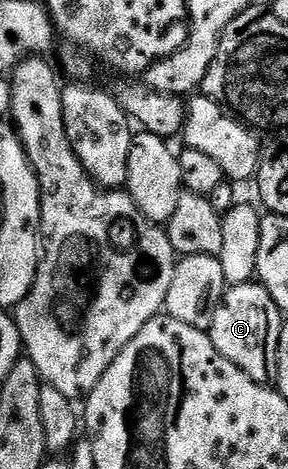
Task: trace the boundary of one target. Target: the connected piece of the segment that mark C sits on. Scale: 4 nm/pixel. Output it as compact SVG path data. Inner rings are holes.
M260 283L231 285L222 295L222 301L214 309L209 327L210 338L220 355L228 359L248 379L257 385L267 384L272 377L272 329L270 333L272 302L268 291Z

